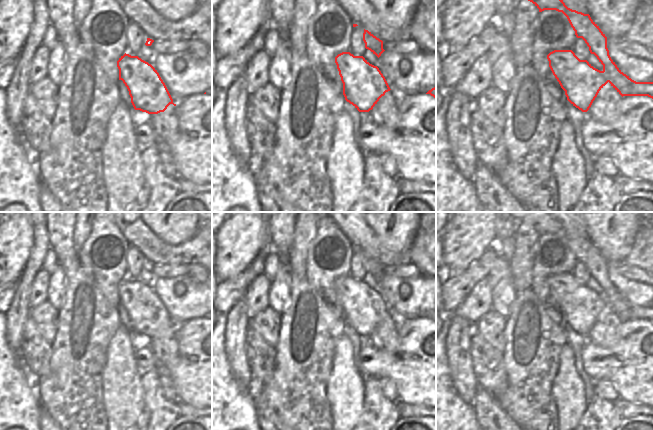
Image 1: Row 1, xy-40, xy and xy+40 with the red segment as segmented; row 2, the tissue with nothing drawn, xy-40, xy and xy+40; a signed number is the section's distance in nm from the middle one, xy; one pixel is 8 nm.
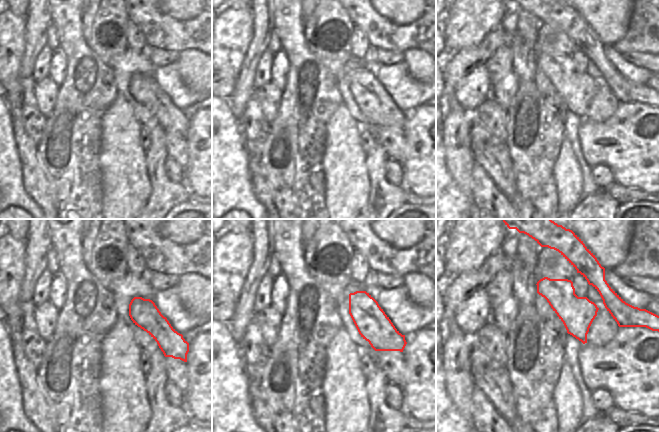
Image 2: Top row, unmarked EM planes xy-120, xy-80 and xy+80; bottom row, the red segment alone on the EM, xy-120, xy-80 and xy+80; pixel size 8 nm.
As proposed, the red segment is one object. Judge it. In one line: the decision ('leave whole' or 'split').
split

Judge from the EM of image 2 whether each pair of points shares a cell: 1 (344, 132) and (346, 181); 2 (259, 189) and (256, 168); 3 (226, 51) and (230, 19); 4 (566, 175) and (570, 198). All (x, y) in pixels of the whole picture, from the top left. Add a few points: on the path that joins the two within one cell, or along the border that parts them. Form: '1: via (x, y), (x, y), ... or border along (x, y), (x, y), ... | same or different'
1: via (344, 144), (345, 169) | same
2: via (259, 184), (256, 173) | same
3: via (226, 43), (230, 37), (230, 27) | same
4: via (569, 181), (569, 192) | same

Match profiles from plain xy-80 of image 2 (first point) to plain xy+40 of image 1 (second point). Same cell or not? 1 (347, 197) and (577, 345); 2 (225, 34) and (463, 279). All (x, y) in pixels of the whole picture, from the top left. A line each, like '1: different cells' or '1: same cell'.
1: different cells
2: different cells

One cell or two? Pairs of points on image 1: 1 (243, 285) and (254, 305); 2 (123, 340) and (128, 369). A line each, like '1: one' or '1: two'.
1: two
2: one

